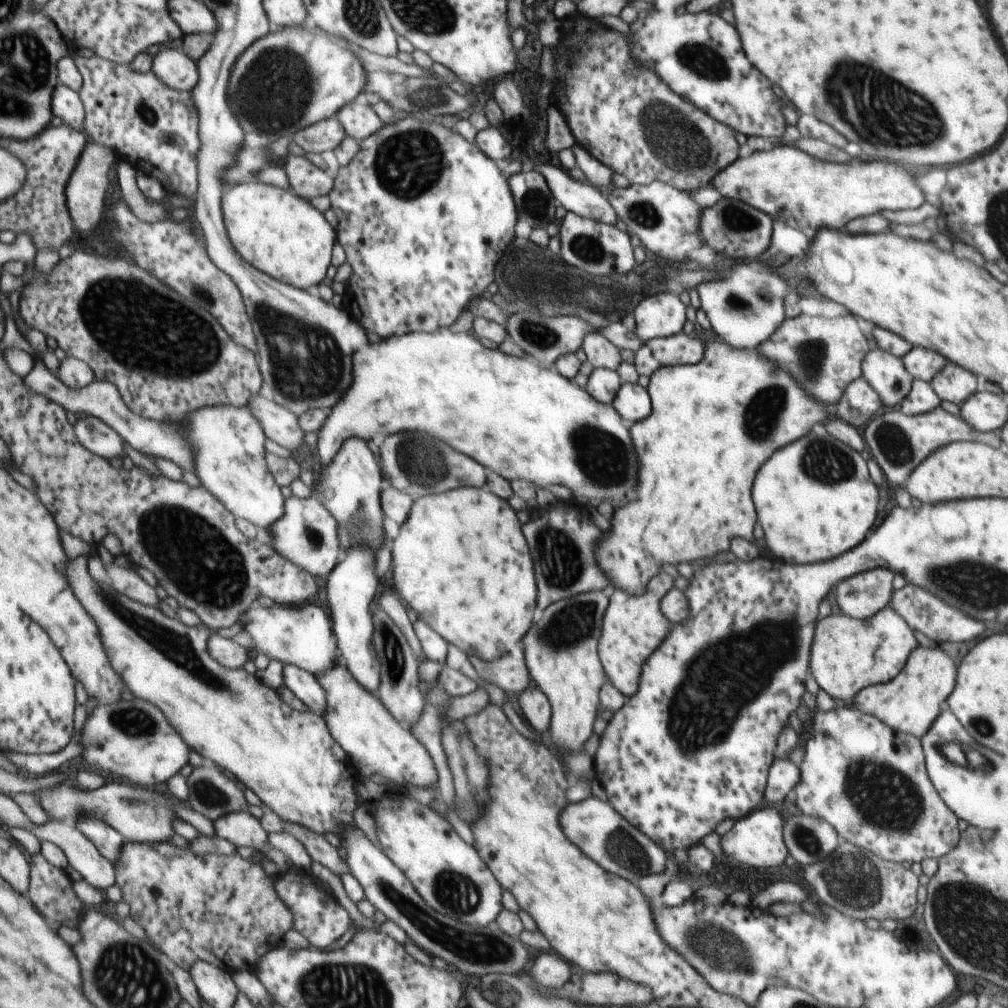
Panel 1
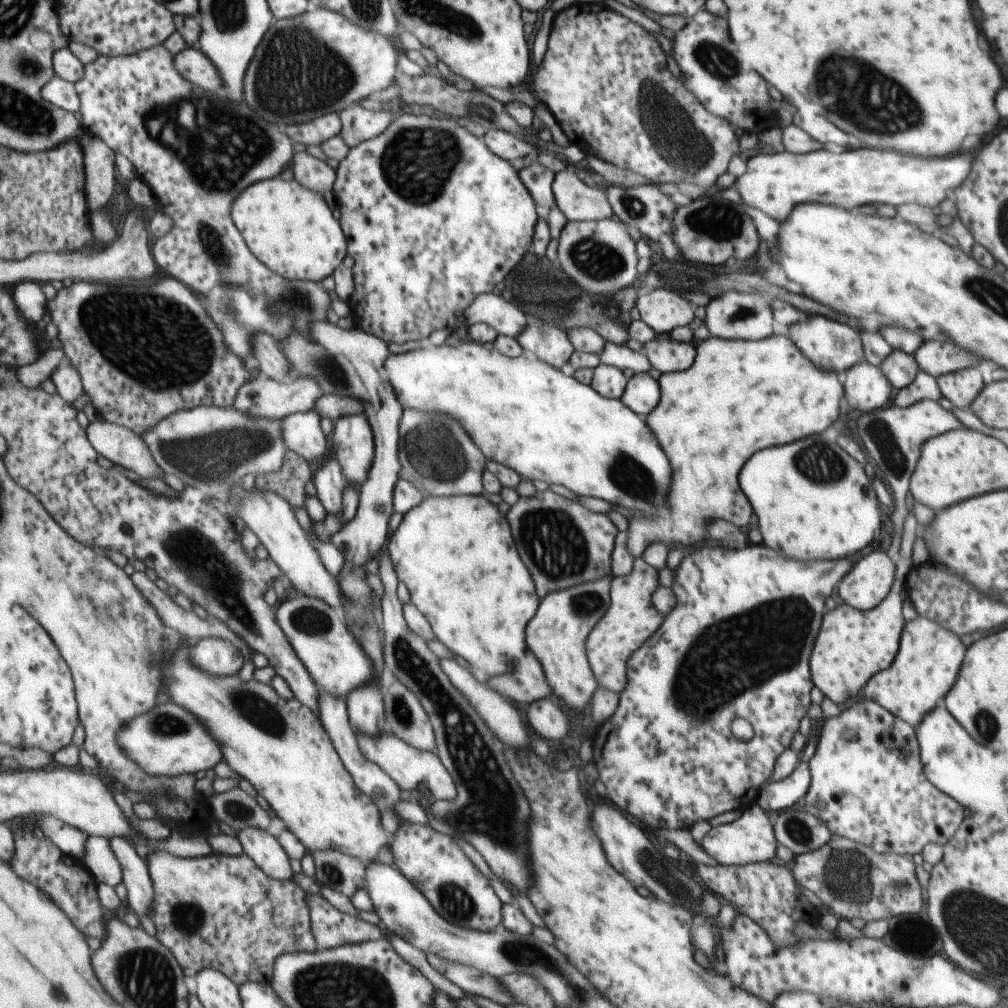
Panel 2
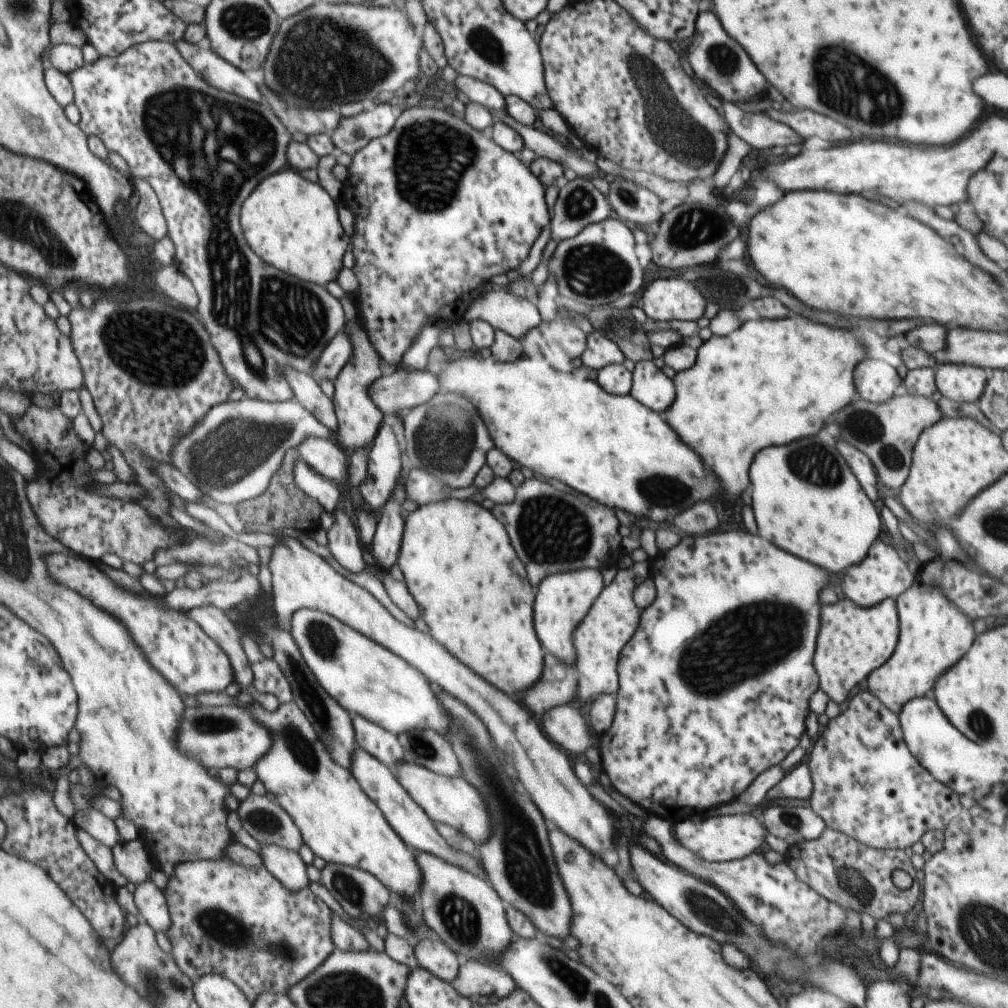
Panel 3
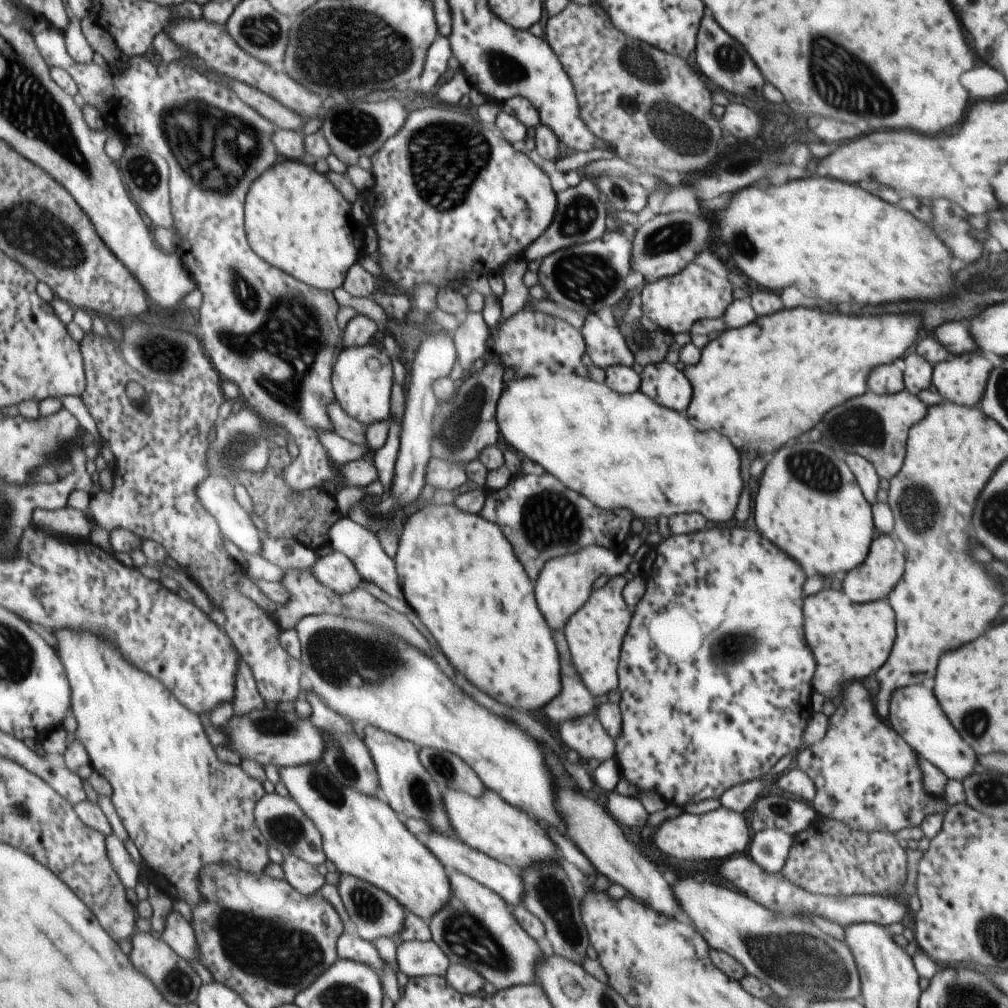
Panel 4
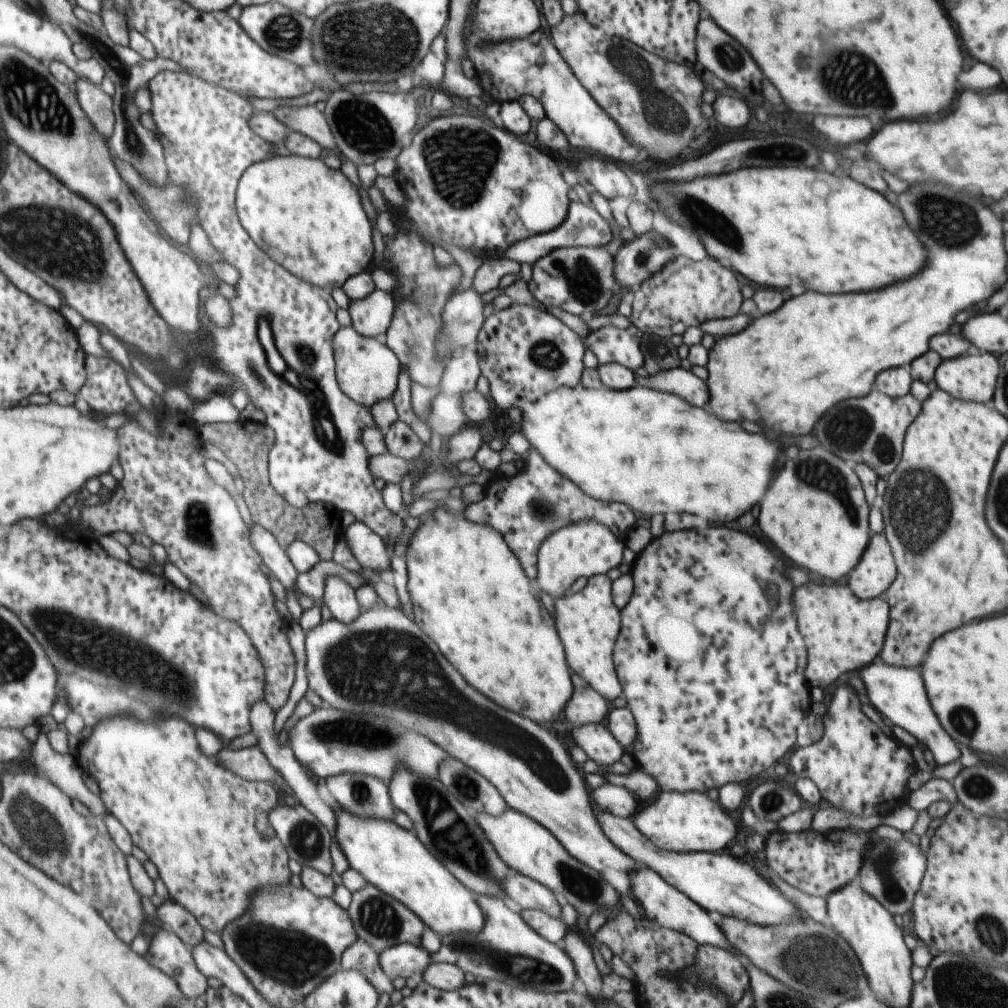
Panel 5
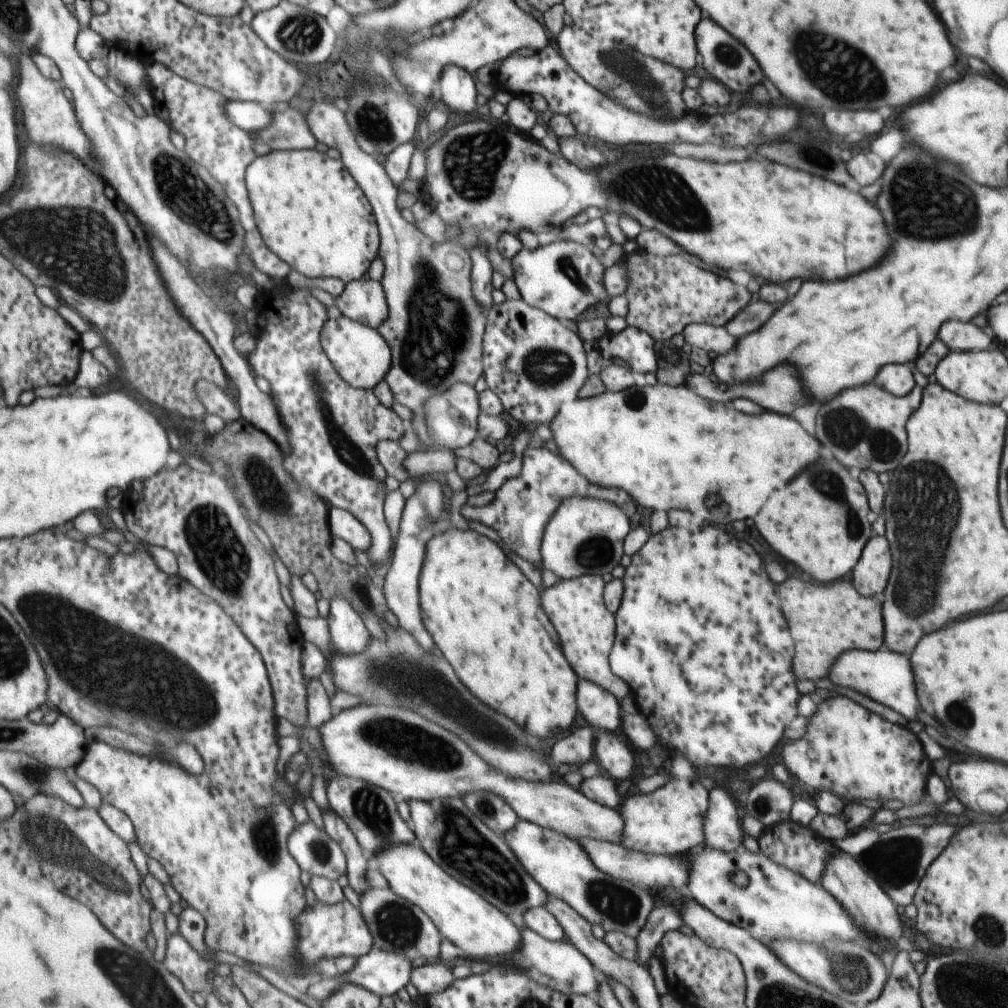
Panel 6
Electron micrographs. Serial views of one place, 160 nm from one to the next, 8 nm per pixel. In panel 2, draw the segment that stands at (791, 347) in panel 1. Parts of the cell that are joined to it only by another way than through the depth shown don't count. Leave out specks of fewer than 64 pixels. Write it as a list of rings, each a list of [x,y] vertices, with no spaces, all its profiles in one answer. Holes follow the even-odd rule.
[[[806,316],[802,322],[793,323],[788,326],[791,340],[799,344],[799,352],[803,352],[809,360],[815,362],[817,368],[829,370],[829,372],[839,372],[839,376],[845,374],[851,367],[855,367],[859,362],[863,362],[863,352],[861,352],[861,342],[855,330],[849,326],[843,326],[835,320],[825,318],[825,316]]]

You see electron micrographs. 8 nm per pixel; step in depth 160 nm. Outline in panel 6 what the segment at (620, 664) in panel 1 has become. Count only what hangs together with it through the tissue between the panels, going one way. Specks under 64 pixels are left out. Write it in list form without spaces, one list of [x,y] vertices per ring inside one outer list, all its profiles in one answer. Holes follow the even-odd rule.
[[[581,575],[577,578],[560,580],[560,582],[540,593],[543,608],[547,608],[547,616],[555,620],[555,630],[559,640],[563,640],[563,652],[567,652],[567,660],[571,660],[573,672],[580,679],[588,680],[612,694],[618,701],[630,695],[630,687],[626,681],[615,676],[610,669],[609,654],[614,641],[615,627],[612,615],[601,600],[603,580],[597,575]]]

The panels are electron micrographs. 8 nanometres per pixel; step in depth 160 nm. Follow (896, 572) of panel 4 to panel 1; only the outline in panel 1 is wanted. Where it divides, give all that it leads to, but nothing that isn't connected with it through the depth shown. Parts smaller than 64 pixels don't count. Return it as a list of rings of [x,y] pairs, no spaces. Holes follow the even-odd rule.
[[[876,568],[840,580],[835,585],[839,610],[854,619],[869,619],[890,602],[890,569]]]

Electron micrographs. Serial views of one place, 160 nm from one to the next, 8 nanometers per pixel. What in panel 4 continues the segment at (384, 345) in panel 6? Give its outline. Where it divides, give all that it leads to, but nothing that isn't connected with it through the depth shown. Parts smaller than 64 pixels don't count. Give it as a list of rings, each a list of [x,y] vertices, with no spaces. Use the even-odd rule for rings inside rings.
[[[376,345],[351,346],[342,348],[334,366],[333,387],[337,394],[338,404],[355,420],[369,426],[381,420],[391,420],[393,404],[393,362],[387,356],[387,352]]]

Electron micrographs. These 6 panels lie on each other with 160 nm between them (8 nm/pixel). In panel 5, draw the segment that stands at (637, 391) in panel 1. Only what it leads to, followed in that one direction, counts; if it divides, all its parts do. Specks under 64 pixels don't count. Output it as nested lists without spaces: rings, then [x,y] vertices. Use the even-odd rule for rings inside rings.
[[[673,367],[645,377],[633,375],[635,383],[645,389],[677,395],[697,408],[705,406],[705,386],[701,379],[681,367]]]

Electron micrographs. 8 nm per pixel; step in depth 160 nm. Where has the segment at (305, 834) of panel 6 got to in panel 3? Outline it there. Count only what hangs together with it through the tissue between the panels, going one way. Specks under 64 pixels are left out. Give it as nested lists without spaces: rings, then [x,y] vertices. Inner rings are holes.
[[[250,793],[248,797],[239,802],[239,806],[235,811],[244,829],[259,843],[284,846],[295,852],[303,848],[302,830],[277,800],[271,800],[271,798],[267,798],[264,795],[258,796],[257,794]]]

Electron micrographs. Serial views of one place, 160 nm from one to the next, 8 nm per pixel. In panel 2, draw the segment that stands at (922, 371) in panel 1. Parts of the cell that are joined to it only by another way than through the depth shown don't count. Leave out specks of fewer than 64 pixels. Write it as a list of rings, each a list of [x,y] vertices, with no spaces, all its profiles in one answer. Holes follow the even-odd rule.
[[[937,340],[923,341],[912,354],[918,370],[937,378],[962,368],[981,364],[982,359],[975,359],[972,354],[963,352],[951,342],[937,342]]]

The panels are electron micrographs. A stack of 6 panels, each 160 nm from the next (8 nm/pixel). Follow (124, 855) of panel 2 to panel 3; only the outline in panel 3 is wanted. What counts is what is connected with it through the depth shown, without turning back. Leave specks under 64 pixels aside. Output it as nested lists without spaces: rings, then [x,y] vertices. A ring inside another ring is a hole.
[[[151,879],[135,886],[133,894],[140,908],[142,921],[165,933],[170,927],[170,910],[165,893],[157,888]]]

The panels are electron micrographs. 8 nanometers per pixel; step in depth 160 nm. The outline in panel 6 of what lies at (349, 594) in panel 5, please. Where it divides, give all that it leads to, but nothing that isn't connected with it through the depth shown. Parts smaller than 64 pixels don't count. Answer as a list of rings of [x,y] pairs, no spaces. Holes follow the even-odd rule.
[[[334,596],[329,600],[326,622],[330,654],[360,653],[370,643],[372,634],[363,617],[345,597]]]

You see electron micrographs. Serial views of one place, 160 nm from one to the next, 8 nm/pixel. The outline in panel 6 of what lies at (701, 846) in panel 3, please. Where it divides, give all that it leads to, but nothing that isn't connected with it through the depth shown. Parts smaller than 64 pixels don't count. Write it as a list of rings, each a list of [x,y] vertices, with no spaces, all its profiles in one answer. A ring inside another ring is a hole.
[[[683,756],[671,760],[669,780],[649,792],[639,796],[629,796],[619,812],[623,816],[623,840],[625,848],[635,848],[639,852],[652,855],[679,855],[697,849],[704,842],[704,819],[706,818],[707,790],[697,782],[691,766]]]

